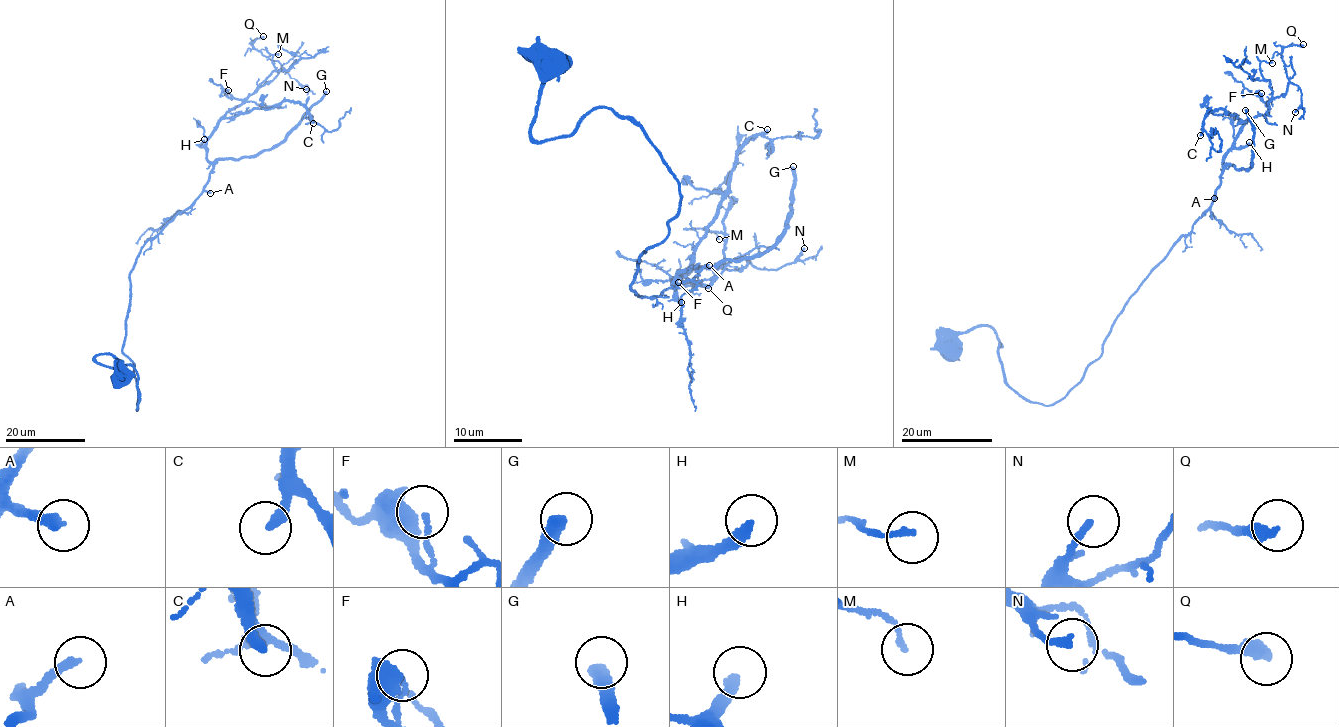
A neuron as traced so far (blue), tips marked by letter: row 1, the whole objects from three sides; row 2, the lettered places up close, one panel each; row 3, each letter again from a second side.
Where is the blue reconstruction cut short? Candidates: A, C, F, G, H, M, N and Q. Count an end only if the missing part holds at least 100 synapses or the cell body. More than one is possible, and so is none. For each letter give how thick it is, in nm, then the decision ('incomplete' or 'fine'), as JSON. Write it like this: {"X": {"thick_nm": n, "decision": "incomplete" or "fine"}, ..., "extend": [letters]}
{"A": {"thick_nm": 280, "decision": "incomplete"}, "C": {"thick_nm": 280, "decision": "incomplete"}, "F": {"thick_nm": 110, "decision": "fine"}, "G": {"thick_nm": 400, "decision": "incomplete"}, "H": {"thick_nm": 280, "decision": "incomplete"}, "M": {"thick_nm": 150, "decision": "fine"}, "N": {"thick_nm": 200, "decision": "fine"}, "Q": {"thick_nm": 360, "decision": "fine"}, "extend": ["A", "C", "G", "H"]}

